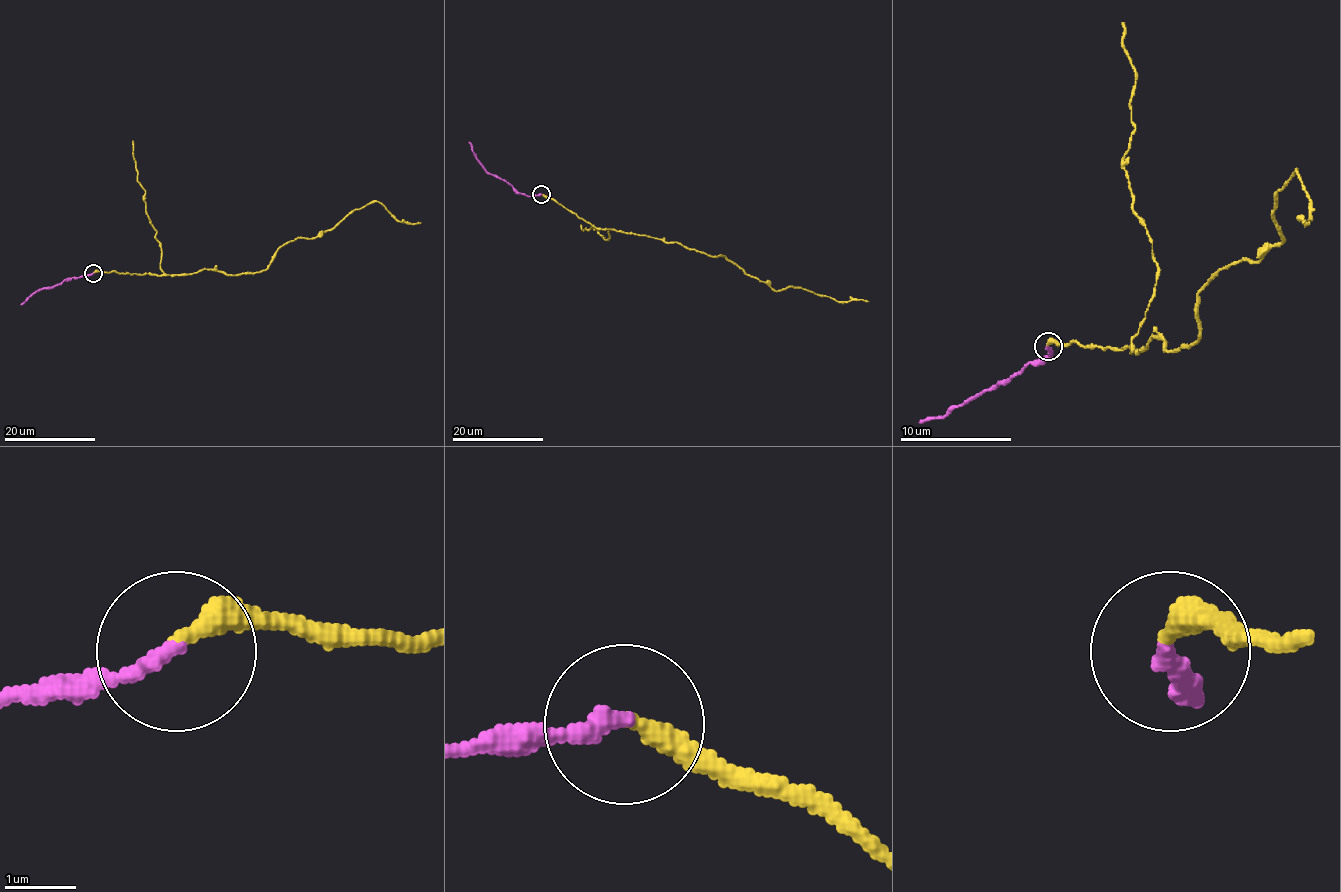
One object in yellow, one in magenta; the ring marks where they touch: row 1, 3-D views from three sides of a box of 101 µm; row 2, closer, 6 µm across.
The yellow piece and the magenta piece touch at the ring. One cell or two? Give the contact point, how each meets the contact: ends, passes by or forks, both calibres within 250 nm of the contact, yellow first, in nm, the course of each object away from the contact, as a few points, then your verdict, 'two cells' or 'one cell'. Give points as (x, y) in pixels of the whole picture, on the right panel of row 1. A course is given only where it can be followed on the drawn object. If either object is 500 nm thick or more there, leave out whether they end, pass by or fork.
at (1048, 346); yellow ends there; magenta ends there; 320 nm thick on the yellow side, 240 nm on the other; yellow runs (1047, 344), (1192, 344), (1197, 294), (1283, 241), (1272, 211), (1294, 175), (1308, 222); magenta runs (1047, 347), (1053, 352), (1044, 358), (958, 408), (950, 408), (942, 416), (928, 416), (919, 422); two cells

